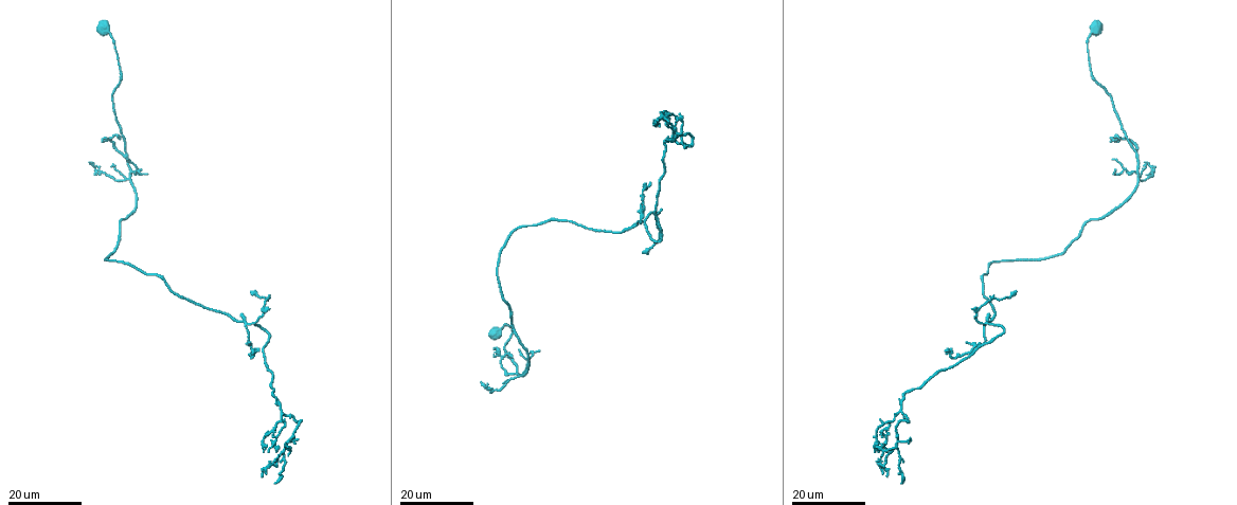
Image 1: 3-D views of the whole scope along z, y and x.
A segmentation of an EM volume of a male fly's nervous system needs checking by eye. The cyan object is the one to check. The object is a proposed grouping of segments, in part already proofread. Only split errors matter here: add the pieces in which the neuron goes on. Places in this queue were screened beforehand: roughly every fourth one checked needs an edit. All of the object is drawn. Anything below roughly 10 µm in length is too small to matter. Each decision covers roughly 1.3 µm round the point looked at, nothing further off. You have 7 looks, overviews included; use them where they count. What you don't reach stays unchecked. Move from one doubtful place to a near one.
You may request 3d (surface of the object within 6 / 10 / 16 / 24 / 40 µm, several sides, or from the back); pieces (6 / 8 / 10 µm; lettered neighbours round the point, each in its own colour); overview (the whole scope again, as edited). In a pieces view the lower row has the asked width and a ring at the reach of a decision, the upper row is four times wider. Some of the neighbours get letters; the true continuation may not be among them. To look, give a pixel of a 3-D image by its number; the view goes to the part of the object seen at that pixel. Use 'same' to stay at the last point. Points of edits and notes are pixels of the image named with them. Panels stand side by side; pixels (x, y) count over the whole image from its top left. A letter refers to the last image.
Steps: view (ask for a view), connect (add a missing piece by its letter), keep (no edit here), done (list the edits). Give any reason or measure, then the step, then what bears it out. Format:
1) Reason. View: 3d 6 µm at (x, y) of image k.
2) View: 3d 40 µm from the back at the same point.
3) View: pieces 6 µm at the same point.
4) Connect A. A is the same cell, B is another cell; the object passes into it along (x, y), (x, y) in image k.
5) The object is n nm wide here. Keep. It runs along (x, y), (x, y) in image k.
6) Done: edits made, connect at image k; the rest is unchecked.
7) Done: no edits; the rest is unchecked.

End of a long branch. View: 3d 24 µm at (257, 347) of image 1.

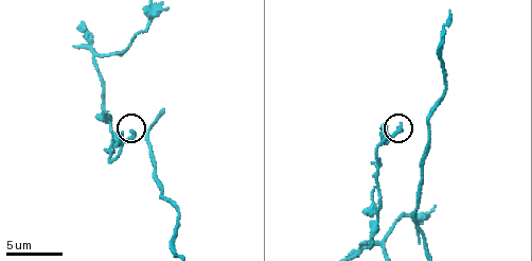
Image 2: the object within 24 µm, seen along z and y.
See the neighbours. View: pieces 8 µm at (398, 128) of image 2.

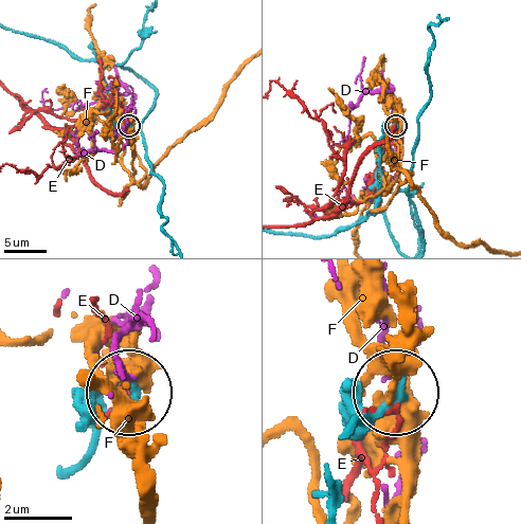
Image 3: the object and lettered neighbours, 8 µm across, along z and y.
Keep. D, E and F are other cells; no lettered piece goes on from it.

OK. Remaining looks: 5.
Free end. View: pieces 6 µm at (83, 24) of image 2.

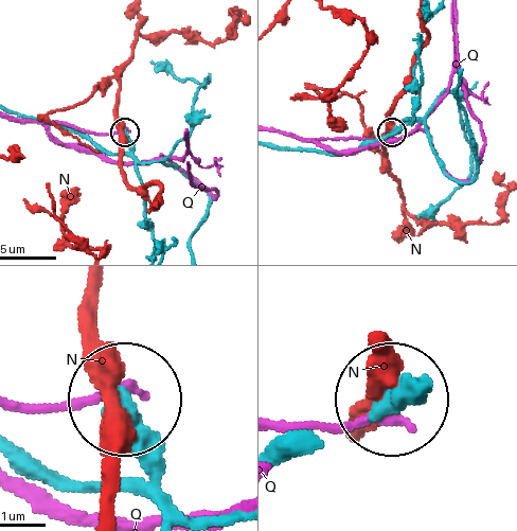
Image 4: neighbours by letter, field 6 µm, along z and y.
Keep. N and Q are other cells; no lettered piece goes on from it.

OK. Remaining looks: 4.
Branch stops here. View: 3d 24 µm at (1118, 137) of image 1.

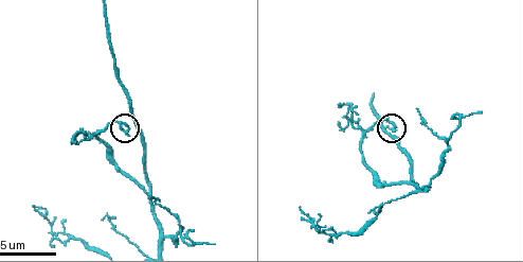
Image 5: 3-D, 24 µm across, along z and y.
View: pieces 10 µm at (394, 128) of image 5.

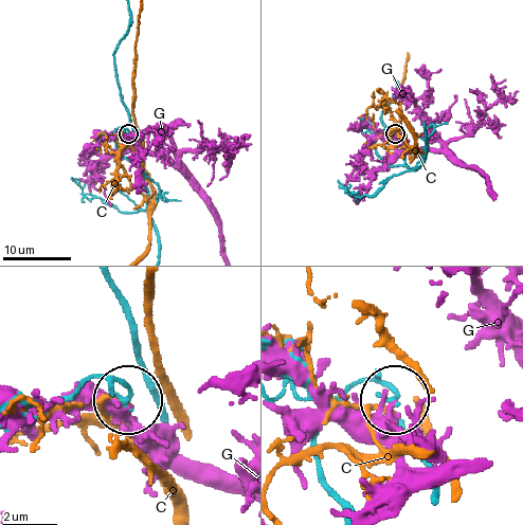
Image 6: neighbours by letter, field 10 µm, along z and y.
Keep. C and G are other cells; no lettered piece goes on from it.

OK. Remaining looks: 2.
Done: no edits; the rest is unchecked.

